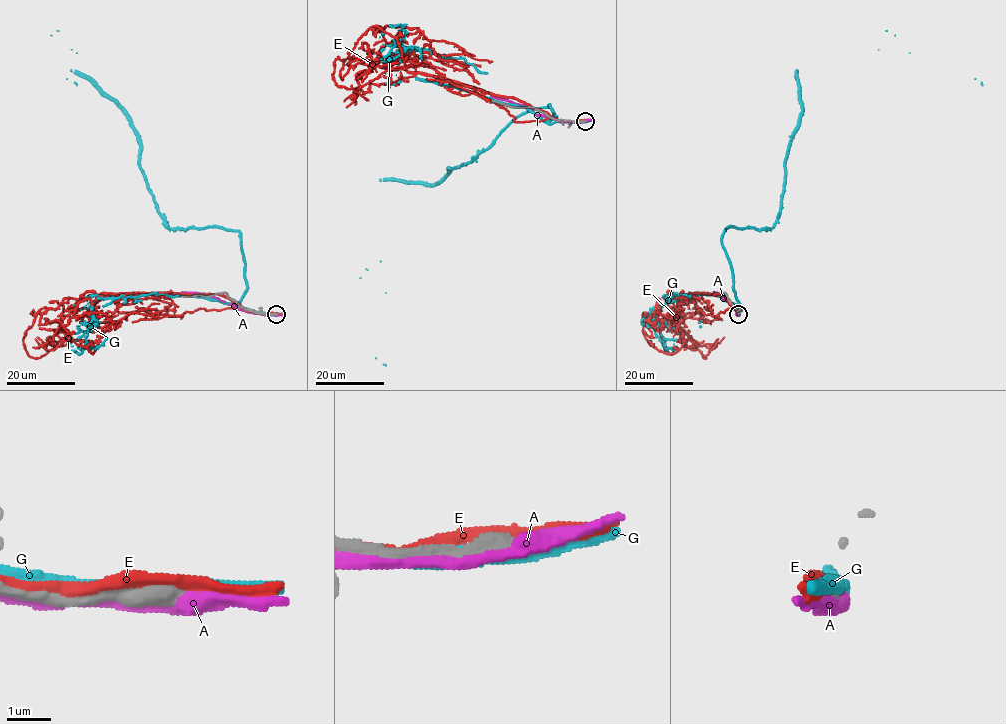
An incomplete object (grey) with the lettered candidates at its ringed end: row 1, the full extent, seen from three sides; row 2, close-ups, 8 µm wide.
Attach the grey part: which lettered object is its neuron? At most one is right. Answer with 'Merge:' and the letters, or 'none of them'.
Merge: none of them

